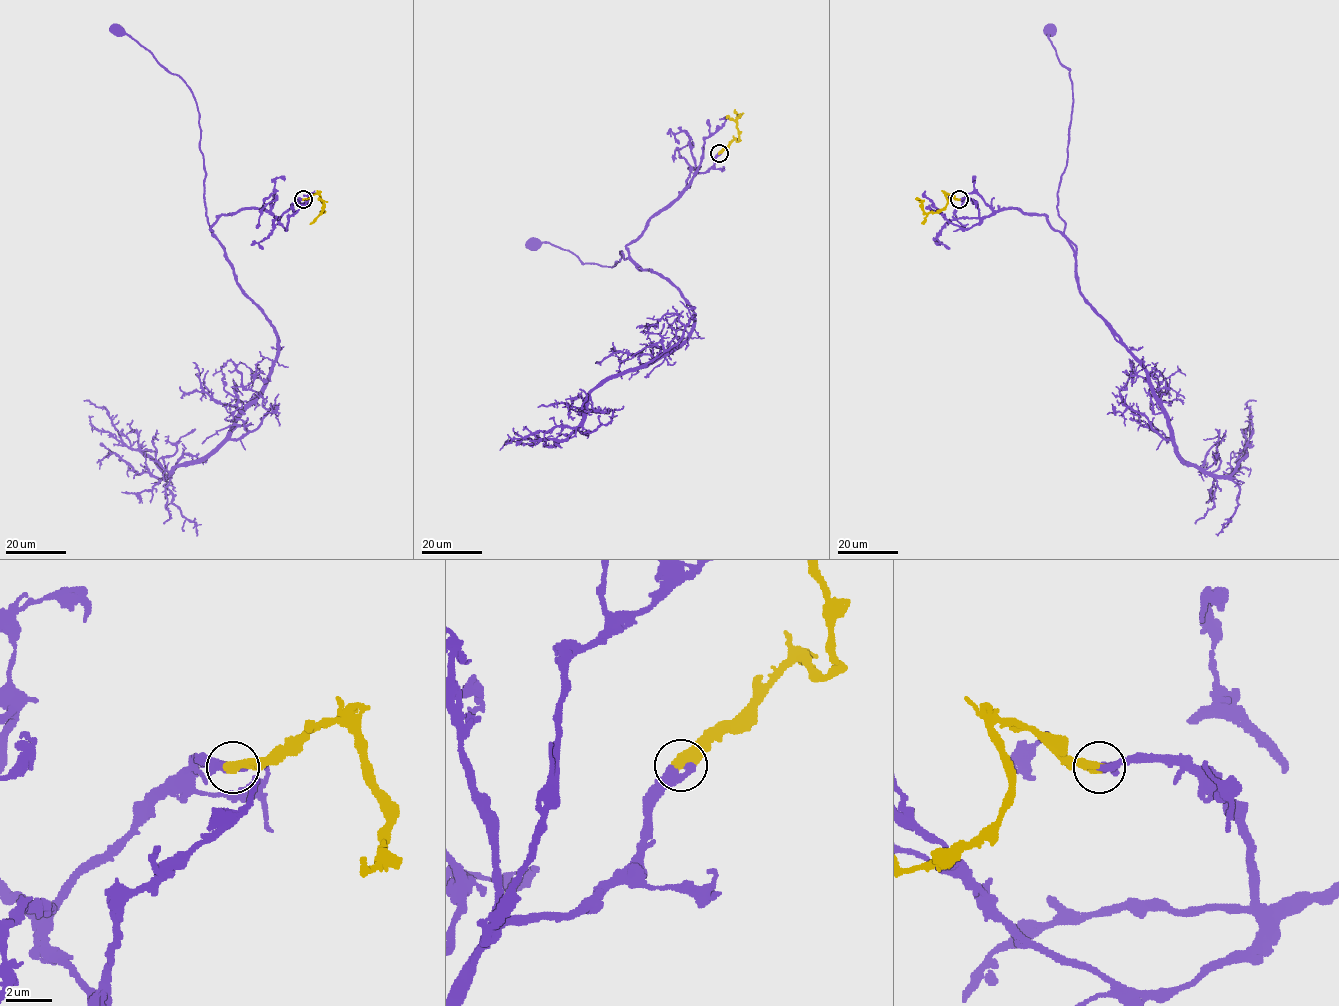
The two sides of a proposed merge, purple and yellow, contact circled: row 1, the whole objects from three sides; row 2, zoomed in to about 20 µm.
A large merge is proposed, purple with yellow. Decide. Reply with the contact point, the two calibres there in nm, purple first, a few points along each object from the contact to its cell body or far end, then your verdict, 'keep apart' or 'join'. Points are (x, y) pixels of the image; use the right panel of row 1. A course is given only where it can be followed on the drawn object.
place (959, 199); calibres 340 and 550 nm; course purple (959, 199), (970, 199), (980, 217), (1005, 208), (1043, 214), (1064, 232), (1057, 192), (1073, 88), (1051, 30); course yellow (959, 199), (946, 193), (947, 204), (944, 207), (925, 213), (922, 202), (915, 199); join

